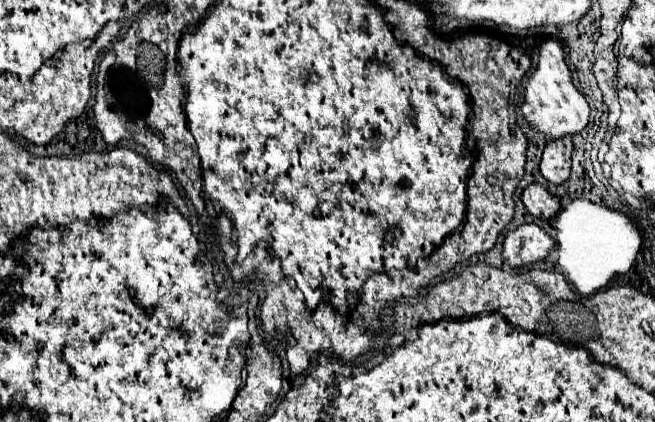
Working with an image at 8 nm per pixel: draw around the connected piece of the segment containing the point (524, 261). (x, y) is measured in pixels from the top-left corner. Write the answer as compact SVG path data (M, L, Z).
M527 223L507 233L503 241L503 259L509 267L519 269L543 261L553 245L555 241L545 233L545 229L535 223Z

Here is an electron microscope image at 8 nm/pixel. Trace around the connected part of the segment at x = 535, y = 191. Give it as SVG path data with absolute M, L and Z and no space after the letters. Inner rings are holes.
M533 183L533 185L525 187L523 193L521 193L521 201L523 201L525 209L527 209L533 217L543 219L543 221L555 217L555 215L559 213L559 209L561 209L559 199L553 197L553 195L551 195L543 185L539 185L539 183Z

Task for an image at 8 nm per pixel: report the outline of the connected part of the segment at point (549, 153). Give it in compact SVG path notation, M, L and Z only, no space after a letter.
M561 137L547 143L541 157L541 175L551 185L563 185L569 179L571 151L573 151L571 137Z

